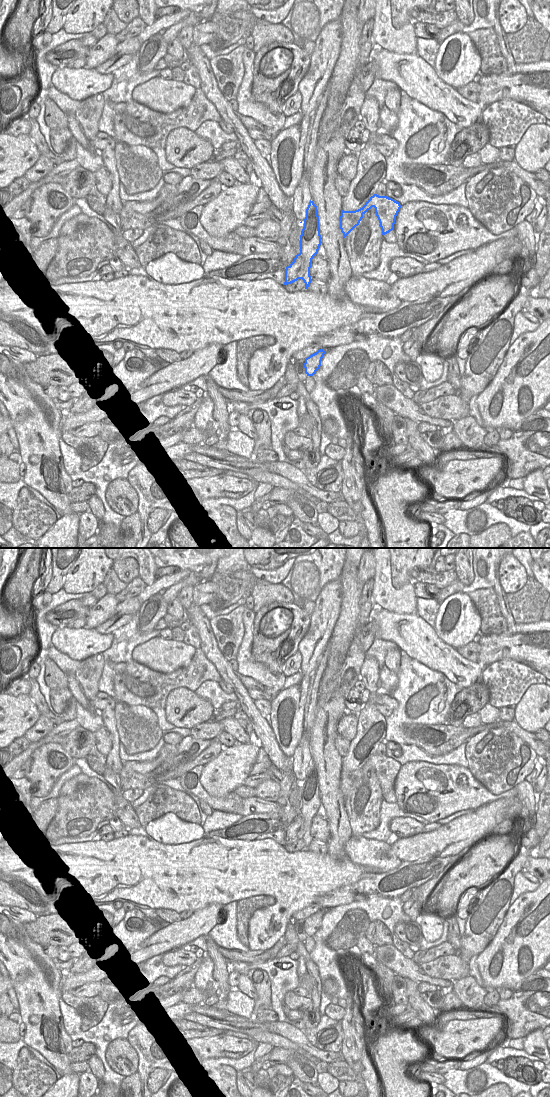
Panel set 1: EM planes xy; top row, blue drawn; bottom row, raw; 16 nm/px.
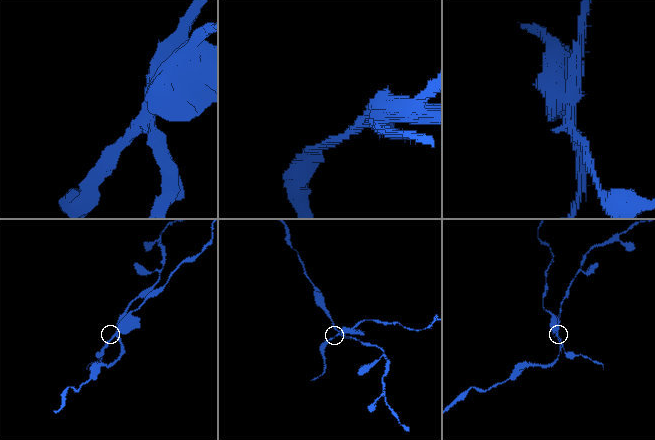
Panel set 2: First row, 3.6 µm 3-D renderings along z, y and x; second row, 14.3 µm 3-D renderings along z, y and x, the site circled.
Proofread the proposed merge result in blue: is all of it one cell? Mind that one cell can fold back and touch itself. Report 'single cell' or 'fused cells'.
fused cells

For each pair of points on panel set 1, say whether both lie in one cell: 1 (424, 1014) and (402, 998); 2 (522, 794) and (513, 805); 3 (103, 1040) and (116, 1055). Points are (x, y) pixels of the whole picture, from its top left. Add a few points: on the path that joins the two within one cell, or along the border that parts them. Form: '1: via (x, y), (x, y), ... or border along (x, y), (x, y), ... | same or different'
1: border along (405, 979), (408, 1004) | different
2: border along (515, 796), (521, 801) | different
3: border along (126, 1038), (108, 1045), (110, 1068) | different

